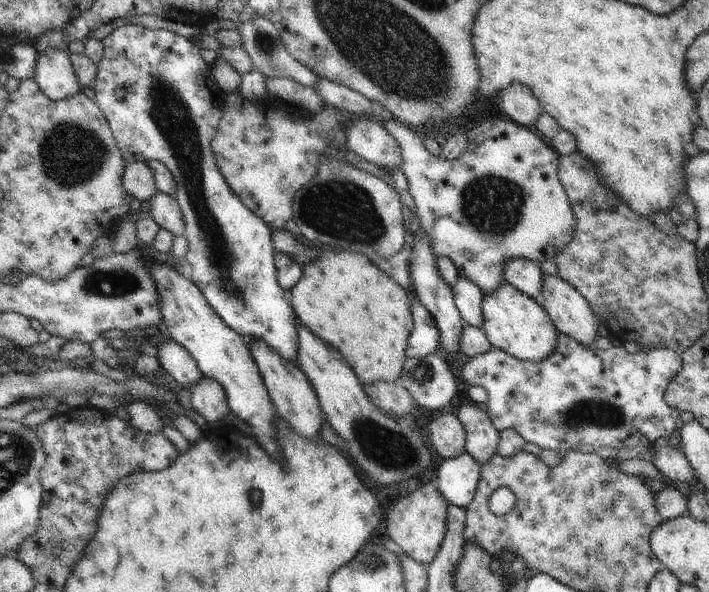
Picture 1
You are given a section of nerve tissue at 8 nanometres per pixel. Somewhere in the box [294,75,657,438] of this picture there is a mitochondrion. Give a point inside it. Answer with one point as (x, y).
(493, 205)

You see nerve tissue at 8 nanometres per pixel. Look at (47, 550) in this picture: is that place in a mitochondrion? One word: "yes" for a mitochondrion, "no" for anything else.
yes

